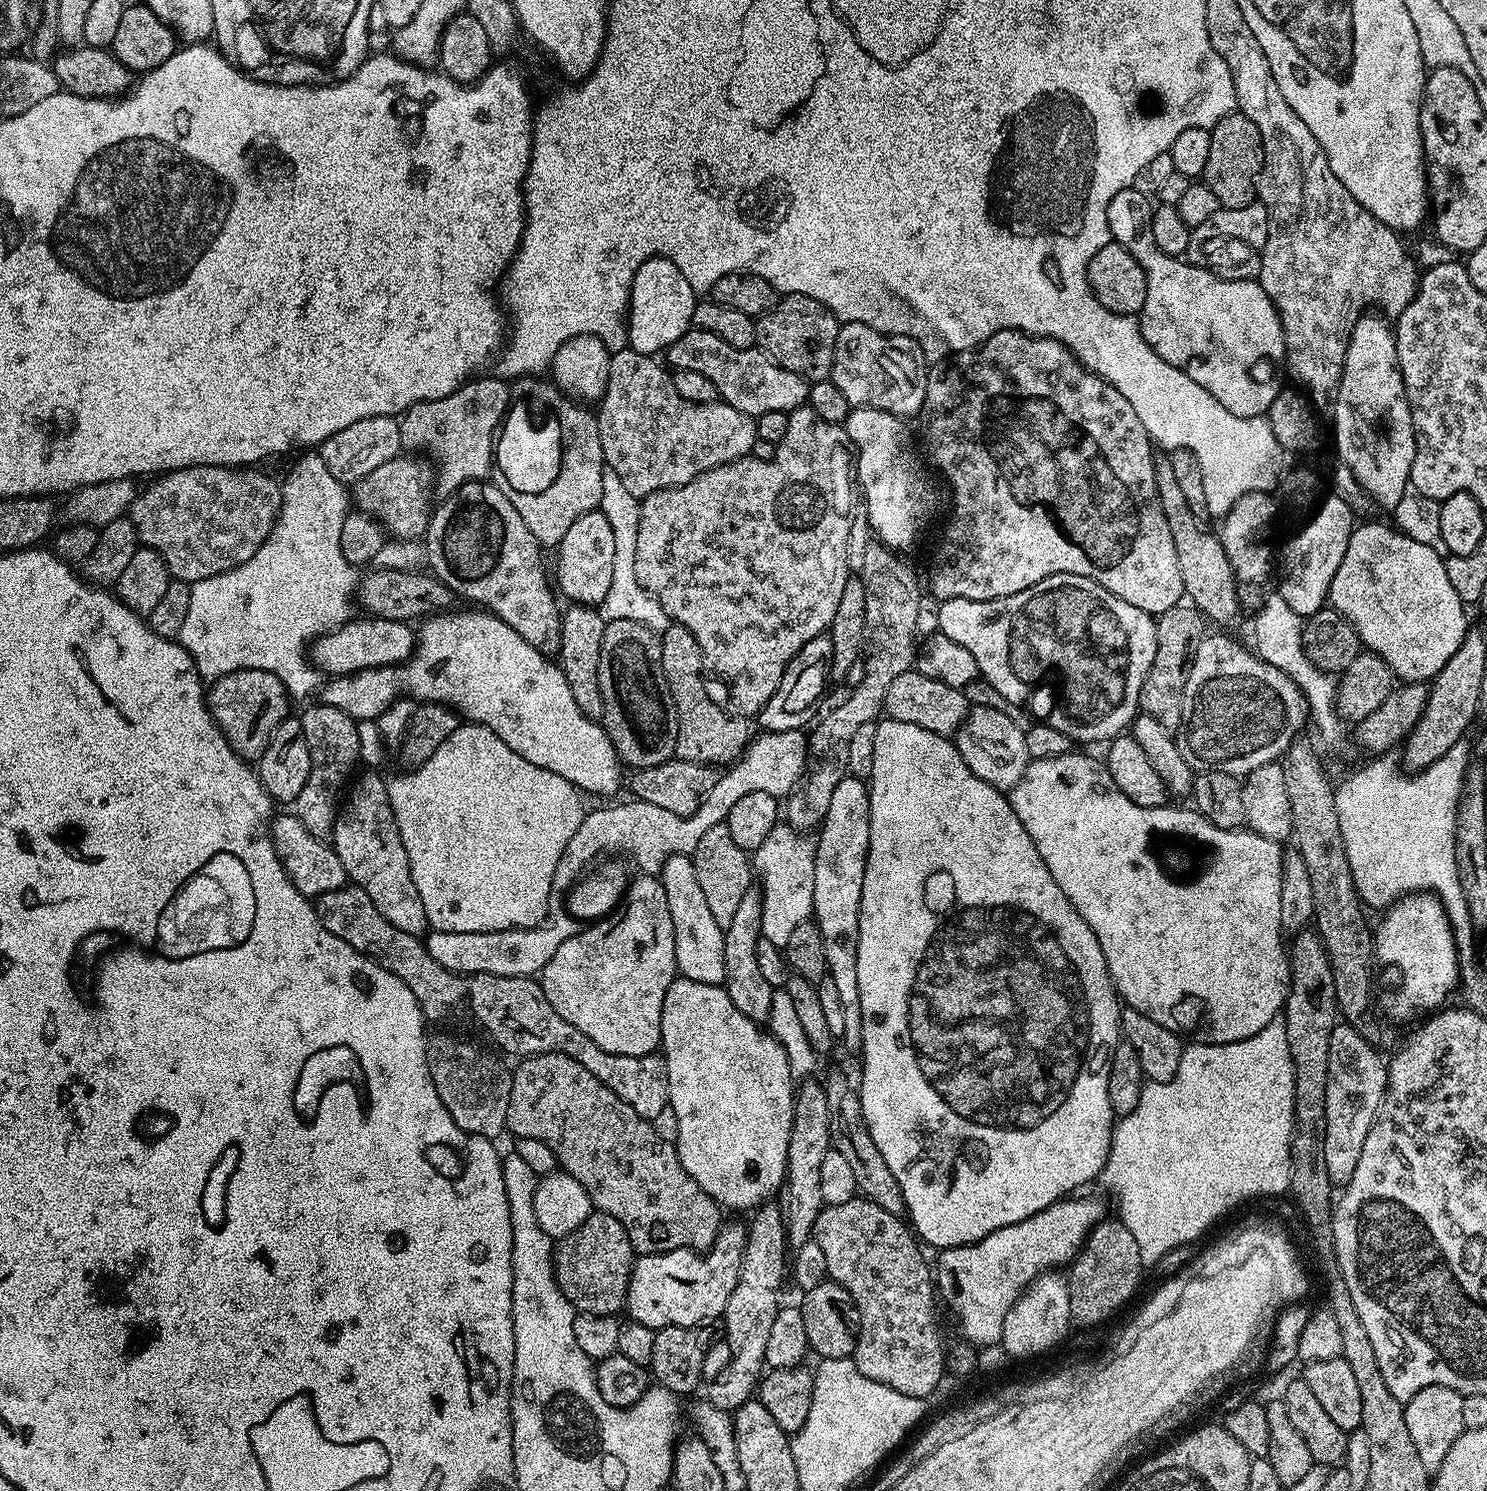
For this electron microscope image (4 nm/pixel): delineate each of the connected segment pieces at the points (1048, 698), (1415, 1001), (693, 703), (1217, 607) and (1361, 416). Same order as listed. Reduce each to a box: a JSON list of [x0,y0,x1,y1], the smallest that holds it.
[[938,574,1156,742],[1374,890,1462,1020],[660,623,750,766],[1155,454,1241,624],[1334,315,1416,510]]

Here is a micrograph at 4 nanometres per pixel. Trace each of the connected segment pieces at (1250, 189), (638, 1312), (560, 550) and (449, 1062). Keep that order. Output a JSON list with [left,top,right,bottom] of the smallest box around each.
[[1202,110,1264,208],[626,1223,749,1330],[554,510,614,605],[426,1032,512,1138]]

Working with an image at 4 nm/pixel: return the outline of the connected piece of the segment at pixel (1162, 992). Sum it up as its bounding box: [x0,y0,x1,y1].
[1010,754,1282,1044]

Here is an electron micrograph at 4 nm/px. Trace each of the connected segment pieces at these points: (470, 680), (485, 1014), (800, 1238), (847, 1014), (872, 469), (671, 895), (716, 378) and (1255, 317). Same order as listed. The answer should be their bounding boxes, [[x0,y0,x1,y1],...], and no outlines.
[[319,610,622,796],[466,974,670,1120],[786,1078,832,1249],[812,774,870,1050],[842,407,940,550],[658,855,726,985],[666,326,809,418],[1106,186,1286,418]]

